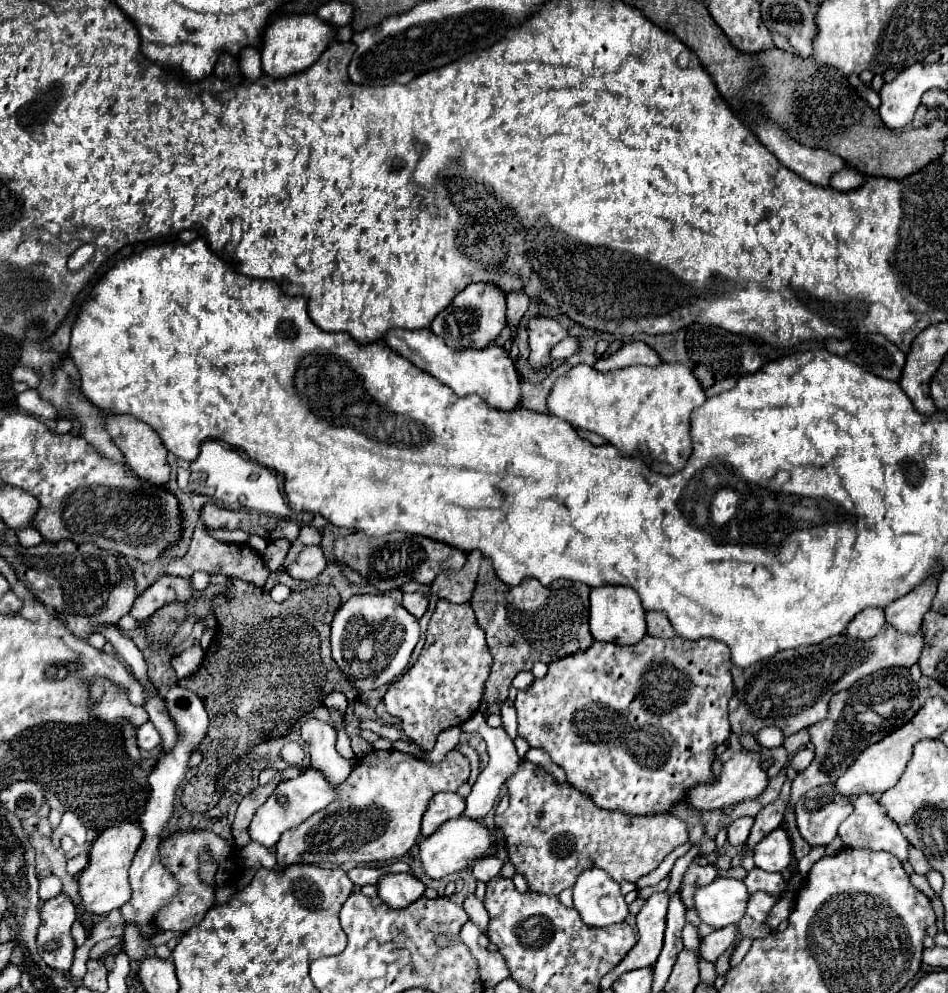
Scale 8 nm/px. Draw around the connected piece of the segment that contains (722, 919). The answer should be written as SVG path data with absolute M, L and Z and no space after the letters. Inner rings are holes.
M717 877L711 885L697 889L695 909L703 923L723 929L741 921L747 909L747 897L749 893L743 881Z

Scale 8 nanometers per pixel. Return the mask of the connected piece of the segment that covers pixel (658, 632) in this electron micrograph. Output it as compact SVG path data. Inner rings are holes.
M647 611L647 635L651 637L675 637L675 629L671 627L671 623L667 621L665 613L657 613L657 611Z

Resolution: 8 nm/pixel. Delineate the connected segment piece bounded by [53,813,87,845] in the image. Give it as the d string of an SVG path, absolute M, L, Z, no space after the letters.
M63 813L61 823L53 829L53 835L59 835L59 837L69 835L77 845L83 845L85 843L85 831L87 829L83 827L83 823L77 819L75 813Z

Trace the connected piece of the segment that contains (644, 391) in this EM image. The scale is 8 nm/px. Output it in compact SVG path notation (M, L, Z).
M661 363L659 367L637 365L631 369L619 369L611 373L599 373L589 365L577 365L569 373L557 379L551 389L551 399L547 399L547 409L551 403L551 415L571 423L575 429L587 429L601 435L607 443L621 449L623 455L641 455L645 465L661 475L673 475L683 469L691 453L689 437L689 415L693 409L705 403L705 393L687 365L681 363Z

